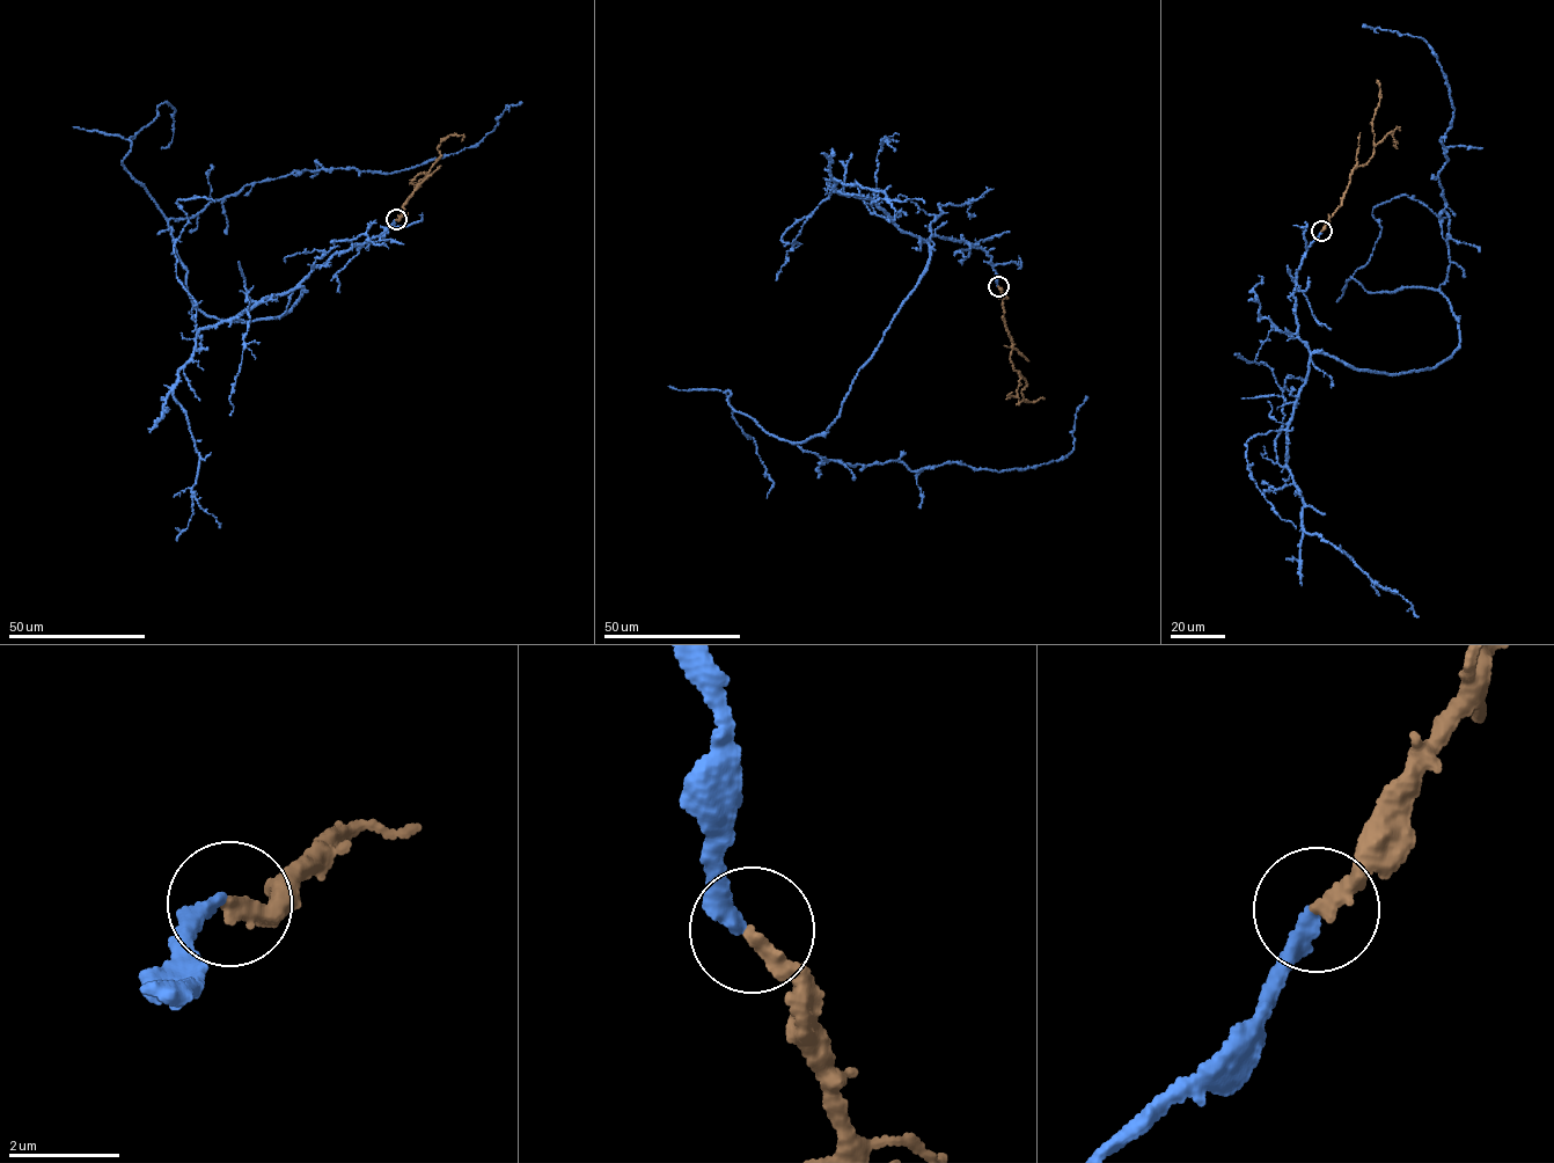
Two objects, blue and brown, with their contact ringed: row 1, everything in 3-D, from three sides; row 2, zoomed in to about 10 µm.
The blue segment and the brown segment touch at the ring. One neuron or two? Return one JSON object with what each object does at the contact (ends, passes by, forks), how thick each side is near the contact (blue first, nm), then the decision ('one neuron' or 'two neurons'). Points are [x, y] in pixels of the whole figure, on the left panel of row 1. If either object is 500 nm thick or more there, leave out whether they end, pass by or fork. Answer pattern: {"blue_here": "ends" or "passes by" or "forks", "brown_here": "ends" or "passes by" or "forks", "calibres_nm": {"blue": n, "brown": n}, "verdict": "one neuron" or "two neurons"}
{"blue_here": "ends", "brown_here": "ends", "calibres_nm": {"blue": 280, "brown": 280}, "verdict": "one neuron"}

